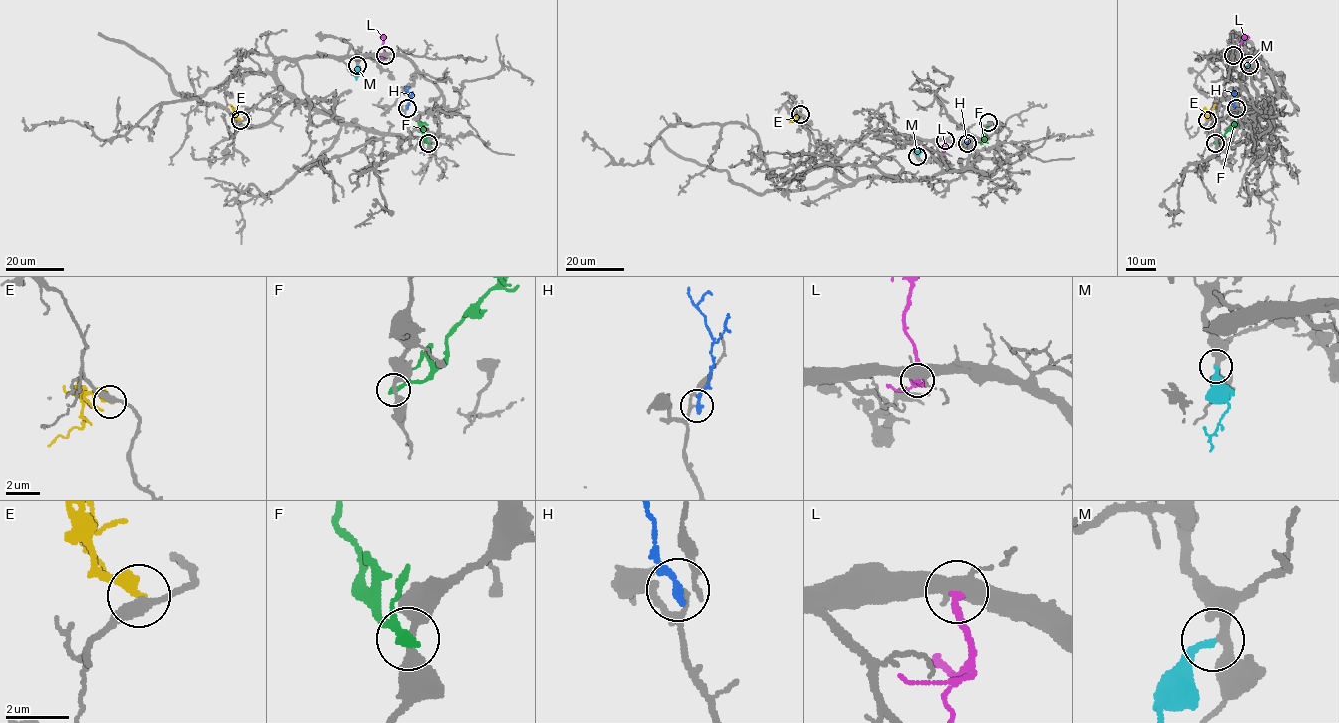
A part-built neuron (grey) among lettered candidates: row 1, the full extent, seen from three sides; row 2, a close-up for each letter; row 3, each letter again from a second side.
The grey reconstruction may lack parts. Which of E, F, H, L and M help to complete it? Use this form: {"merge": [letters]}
{"merge": ["M"]}

